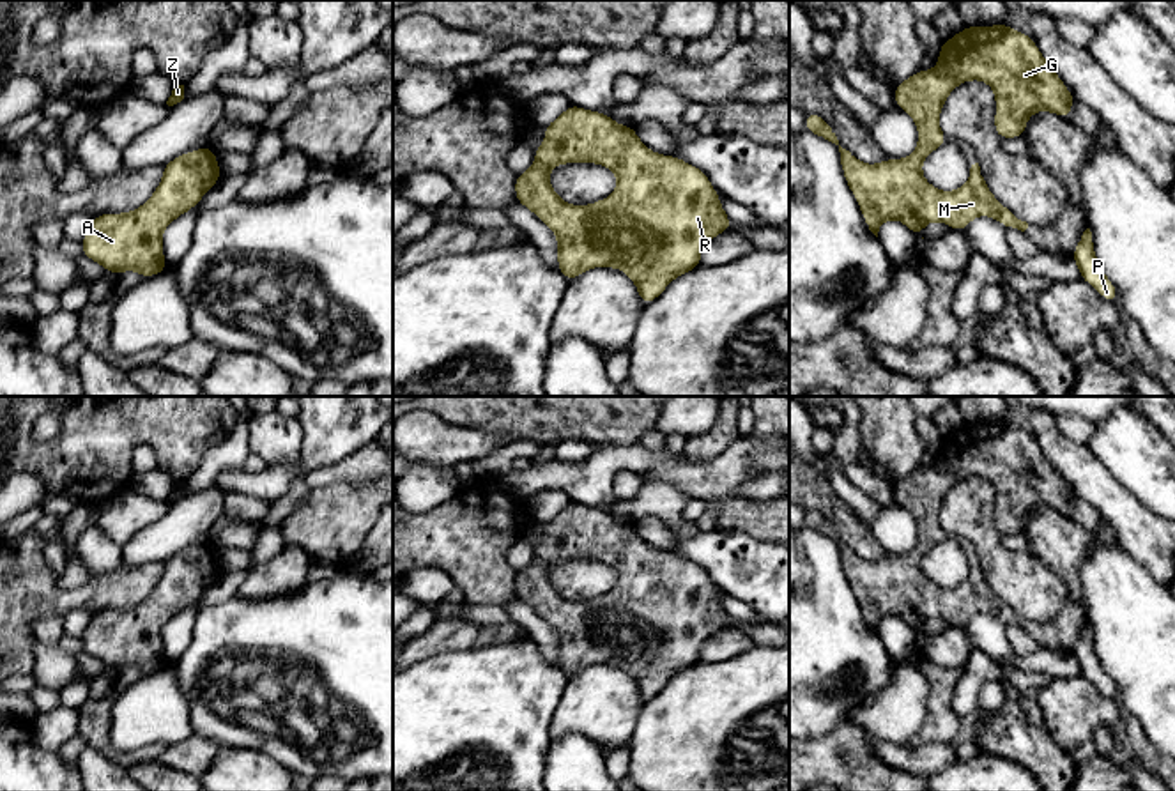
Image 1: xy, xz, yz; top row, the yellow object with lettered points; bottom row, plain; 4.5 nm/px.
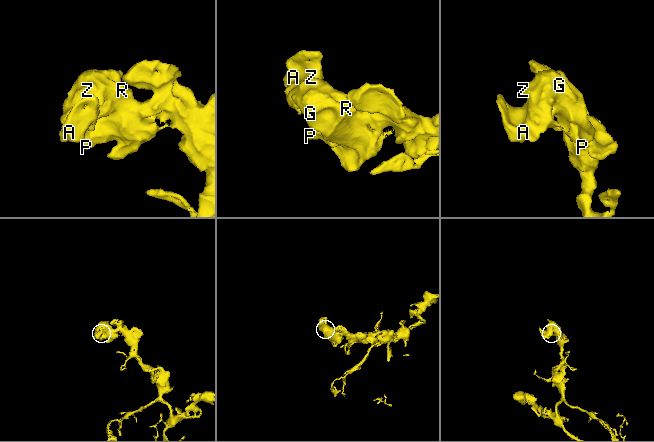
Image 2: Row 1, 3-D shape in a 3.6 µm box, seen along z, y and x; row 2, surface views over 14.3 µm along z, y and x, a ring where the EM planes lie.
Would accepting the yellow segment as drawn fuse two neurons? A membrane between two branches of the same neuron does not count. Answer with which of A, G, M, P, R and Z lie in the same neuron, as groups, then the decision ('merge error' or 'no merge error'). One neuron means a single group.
A G M P R Z; no merge error

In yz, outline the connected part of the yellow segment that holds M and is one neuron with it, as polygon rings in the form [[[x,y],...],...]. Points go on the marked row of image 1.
[[[1000,23],[964,27],[941,42],[934,69],[918,69],[897,83],[894,103],[918,127],[918,145],[904,159],[865,165],[839,145],[823,117],[805,113],[805,131],[839,147],[844,179],[876,237],[887,219],[899,219],[918,237],[931,221],[964,232],[975,216],[995,218],[1005,228],[1028,228],[995,198],[979,163],[971,165],[968,182],[956,191],[936,189],[922,175],[924,159],[948,142],[938,122],[943,103],[959,83],[970,80],[993,87],[995,131],[1002,140],[1025,136],[1026,120],[1035,111],[1053,111],[1067,120],[1076,101],[1032,37]]]

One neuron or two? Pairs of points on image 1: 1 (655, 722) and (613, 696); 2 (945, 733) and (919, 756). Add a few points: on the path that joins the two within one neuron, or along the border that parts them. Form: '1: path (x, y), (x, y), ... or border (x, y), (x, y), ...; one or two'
1: border (645, 703), (627, 744); two
2: border (912, 742), (952, 744); two

